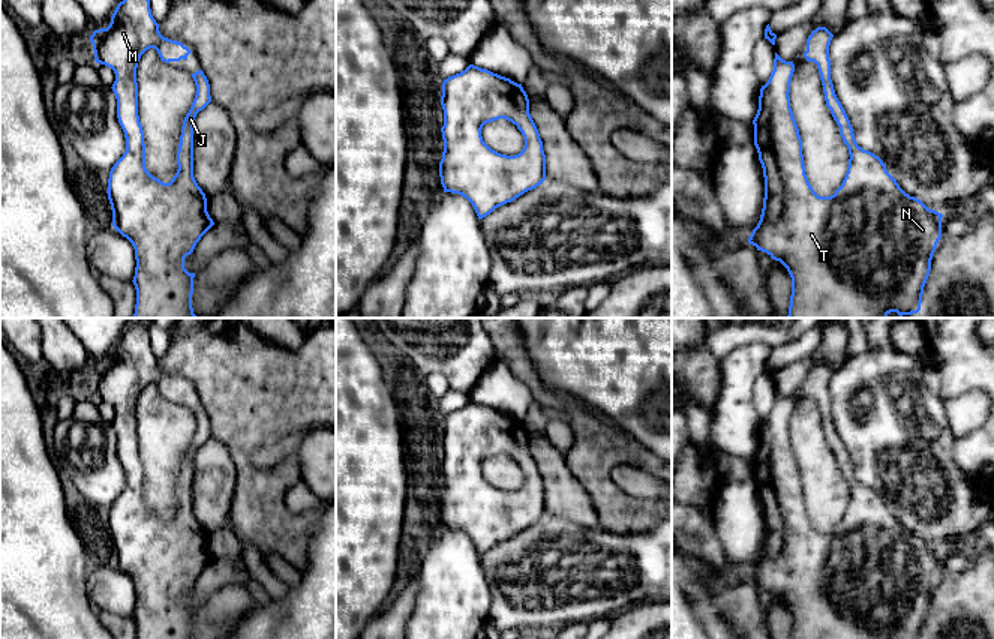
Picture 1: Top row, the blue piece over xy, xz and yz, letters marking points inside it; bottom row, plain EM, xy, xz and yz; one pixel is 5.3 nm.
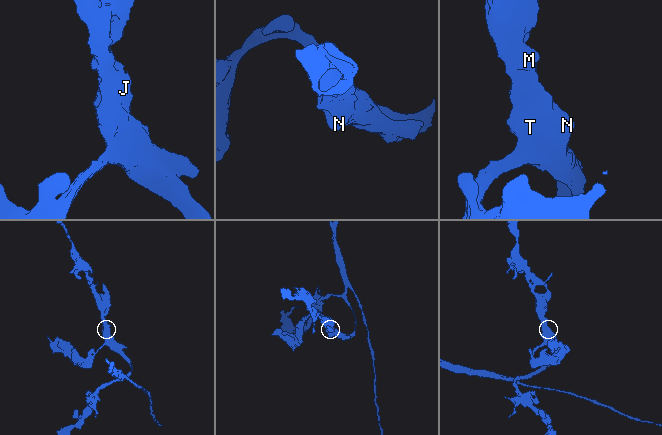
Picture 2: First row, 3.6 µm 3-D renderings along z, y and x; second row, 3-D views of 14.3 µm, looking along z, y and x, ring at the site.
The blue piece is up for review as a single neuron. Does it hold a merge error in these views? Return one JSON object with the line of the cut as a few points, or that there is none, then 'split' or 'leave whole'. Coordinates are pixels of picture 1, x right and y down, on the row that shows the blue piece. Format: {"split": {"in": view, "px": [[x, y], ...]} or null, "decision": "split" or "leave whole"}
{"split": null, "decision": "leave whole"}

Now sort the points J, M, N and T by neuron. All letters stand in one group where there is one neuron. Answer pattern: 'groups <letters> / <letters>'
groups J M N T

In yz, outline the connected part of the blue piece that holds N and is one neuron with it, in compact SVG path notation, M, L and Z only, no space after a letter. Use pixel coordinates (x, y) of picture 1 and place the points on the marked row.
M826 27L813 30L804 57L817 64L826 106L849 148L846 177L831 196L819 196L811 188L789 98L795 64L775 52L774 70L760 88L759 110L753 120L765 198L760 220L748 243L787 268L792 278L789 318L888 318L891 312L900 316L918 314L931 260L942 238L943 214L906 194L883 160L858 146L831 80L832 38Z

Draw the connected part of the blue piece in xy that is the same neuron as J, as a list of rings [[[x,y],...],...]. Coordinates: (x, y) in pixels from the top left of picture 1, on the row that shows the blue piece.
[[[150,0],[120,2],[111,16],[109,26],[106,28],[94,30],[90,36],[90,42],[93,44],[96,63],[111,68],[115,74],[115,81],[111,88],[117,99],[117,118],[126,138],[126,152],[109,171],[106,194],[112,210],[112,226],[126,237],[135,249],[136,267],[132,282],[136,290],[136,304],[133,318],[195,318],[196,315],[192,308],[195,273],[189,273],[184,268],[184,258],[193,252],[201,237],[214,225],[207,212],[205,194],[193,177],[193,123],[196,114],[211,102],[208,80],[201,69],[192,74],[196,94],[181,126],[177,152],[178,170],[169,183],[163,183],[153,177],[145,168],[144,132],[138,116],[136,68],[141,56],[150,48],[154,48],[160,60],[165,63],[180,62],[181,58],[187,60],[187,56],[192,51],[181,42],[171,40],[160,34],[159,24],[151,15]]]

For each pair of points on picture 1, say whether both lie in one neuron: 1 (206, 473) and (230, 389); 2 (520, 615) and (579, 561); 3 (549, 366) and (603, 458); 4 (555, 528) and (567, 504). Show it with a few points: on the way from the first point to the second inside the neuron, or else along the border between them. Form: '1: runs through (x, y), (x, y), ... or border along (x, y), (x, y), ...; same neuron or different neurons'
1: border along (212, 435), (224, 444), (234, 468); different neurons
2: runs through (535, 600), (564, 573); same neuron
3: border along (535, 372), (549, 387), (577, 399), (586, 408); different neurons
4: border along (546, 513), (564, 516), (586, 527), (595, 527); different neurons

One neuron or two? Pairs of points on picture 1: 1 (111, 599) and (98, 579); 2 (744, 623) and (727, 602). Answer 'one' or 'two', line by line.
1: one
2: one

